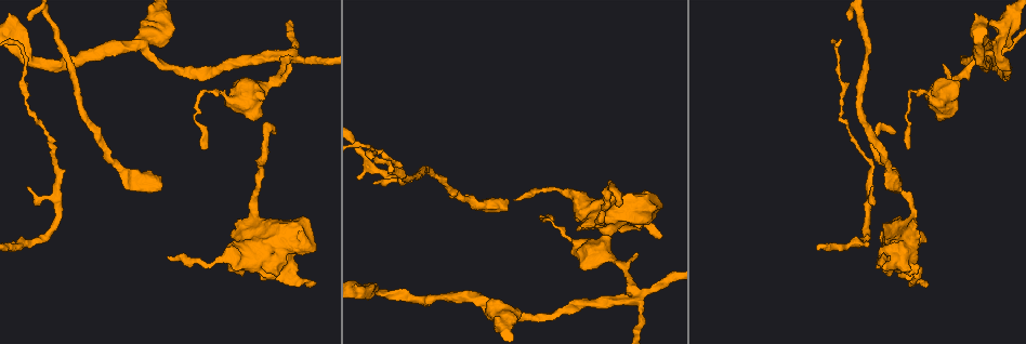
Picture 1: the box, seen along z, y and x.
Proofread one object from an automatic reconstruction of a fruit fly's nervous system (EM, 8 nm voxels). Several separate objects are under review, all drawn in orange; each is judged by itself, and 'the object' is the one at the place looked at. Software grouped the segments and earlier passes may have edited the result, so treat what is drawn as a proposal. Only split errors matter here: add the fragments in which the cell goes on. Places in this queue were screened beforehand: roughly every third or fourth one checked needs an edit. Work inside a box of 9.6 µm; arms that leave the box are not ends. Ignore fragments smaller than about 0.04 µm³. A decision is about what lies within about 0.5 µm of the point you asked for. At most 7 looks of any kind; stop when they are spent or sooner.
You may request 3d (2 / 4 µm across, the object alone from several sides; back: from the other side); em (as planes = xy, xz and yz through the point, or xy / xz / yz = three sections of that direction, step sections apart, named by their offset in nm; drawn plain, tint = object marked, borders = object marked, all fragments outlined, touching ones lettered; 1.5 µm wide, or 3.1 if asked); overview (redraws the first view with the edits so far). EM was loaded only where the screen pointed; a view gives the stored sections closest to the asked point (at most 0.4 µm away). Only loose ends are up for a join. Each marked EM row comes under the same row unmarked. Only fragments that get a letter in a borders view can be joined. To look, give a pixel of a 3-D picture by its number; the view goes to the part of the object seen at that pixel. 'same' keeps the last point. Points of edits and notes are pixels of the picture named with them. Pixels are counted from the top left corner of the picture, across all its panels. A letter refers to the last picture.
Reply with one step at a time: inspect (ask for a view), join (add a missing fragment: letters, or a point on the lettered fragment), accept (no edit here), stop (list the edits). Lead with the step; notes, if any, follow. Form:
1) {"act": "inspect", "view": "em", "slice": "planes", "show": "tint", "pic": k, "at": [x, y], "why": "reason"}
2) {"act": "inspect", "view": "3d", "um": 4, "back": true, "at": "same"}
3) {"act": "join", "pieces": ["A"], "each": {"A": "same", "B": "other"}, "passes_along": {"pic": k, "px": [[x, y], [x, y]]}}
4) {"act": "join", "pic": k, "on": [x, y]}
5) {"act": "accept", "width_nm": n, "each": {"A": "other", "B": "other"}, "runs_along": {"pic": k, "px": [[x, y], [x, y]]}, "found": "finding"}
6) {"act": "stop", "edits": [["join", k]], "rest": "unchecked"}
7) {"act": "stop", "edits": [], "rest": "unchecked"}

{"act": "inspect", "view": "3d", "um": 2, "pic": 1, "at": [165, 43], "why": "branch stops here"}

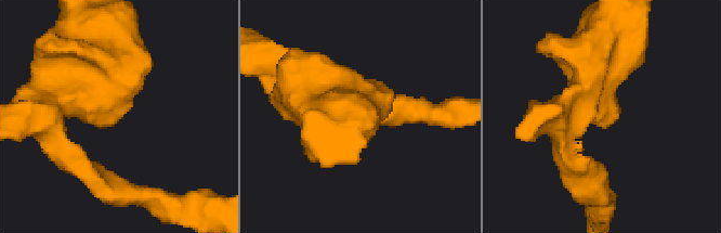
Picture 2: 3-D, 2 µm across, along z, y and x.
{"act": "inspect", "view": "em", "slice": "planes", "show": "borders", "pic": 2, "at": [119, 112], "why": "need the tissue"}

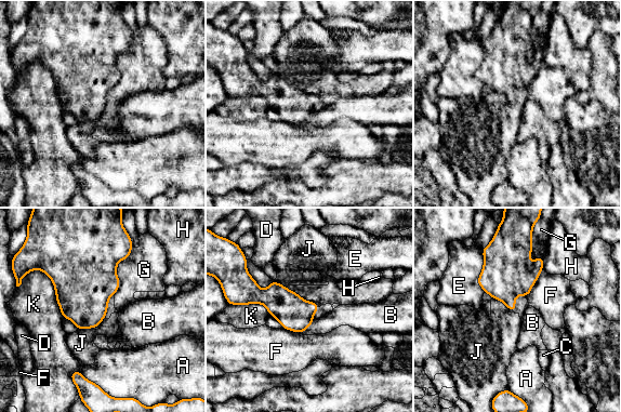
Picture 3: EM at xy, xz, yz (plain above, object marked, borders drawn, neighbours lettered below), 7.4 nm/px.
{"act": "accept", "each": {"A": "other", "B": "other", "C": "other", "D": "other", "E": "other", "F": "other", "G": "other", "H": "other", "J": "other", "K": "other"}, "border": {"pic": 3, "px": [[274, 280], [319, 306]]}, "found": "no lettered fragment goes on from it"}

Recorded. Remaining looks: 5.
{"act": "inspect", "view": "3d", "um": 2, "pic": 1, "at": [868, 247], "why": "branch stops here"}

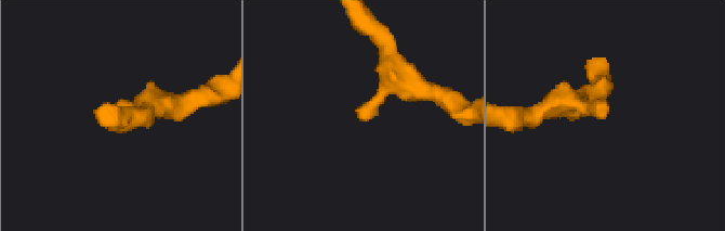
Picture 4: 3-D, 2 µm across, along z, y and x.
{"act": "inspect", "view": "em", "slice": "planes", "show": "borders", "pic": 4, "at": [362, 118]}

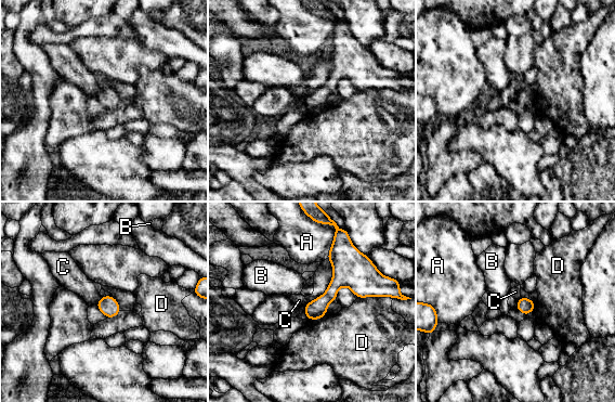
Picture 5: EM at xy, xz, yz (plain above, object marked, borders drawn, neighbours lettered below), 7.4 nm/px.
{"act": "accept", "each": {"A": "other", "B": "other", "C": "other", "D": "other"}, "border": {"pic": 5, "px": [[384, 296], [357, 298]]}, "found": "no lettered fragment goes on from it"}

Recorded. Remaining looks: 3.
{"act": "inspect", "view": "3d", "um": 4, "back": true, "pic": 1, "at": [263, 278], "why": "branch stops here"}

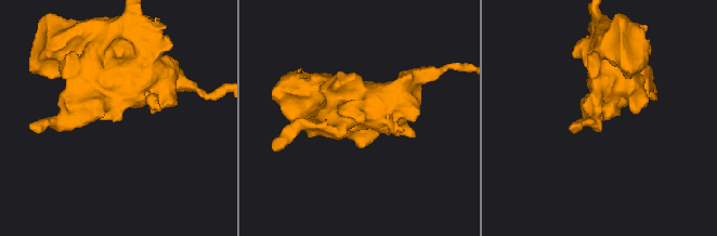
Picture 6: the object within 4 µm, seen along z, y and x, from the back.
{"act": "inspect", "view": "em", "slice": "xy", "step": 8, "show": "tint", "pic": 6, "at": [603, 119]}

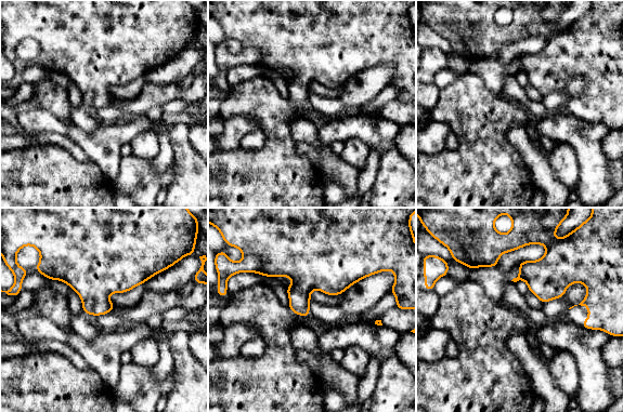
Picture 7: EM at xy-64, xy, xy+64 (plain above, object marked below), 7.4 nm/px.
{"act": "inspect", "view": "em", "slice": "planes", "show": "borders", "at": "same"}

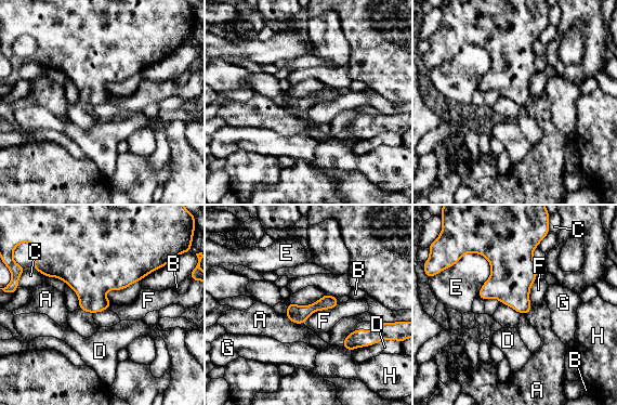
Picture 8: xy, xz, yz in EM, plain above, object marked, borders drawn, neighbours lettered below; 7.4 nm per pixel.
{"act": "accept", "each": {"A": "other", "B": "other", "C": "other", "D": "other", "E": "other", "F": "other", "G": "other", "H": "other"}, "border": {"pic": 8, "px": [[340, 303], [316, 310], [303, 323]]}, "found": "none of them fits"}

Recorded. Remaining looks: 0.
{"act": "stop", "edits": [], "rest": "unchecked"}

